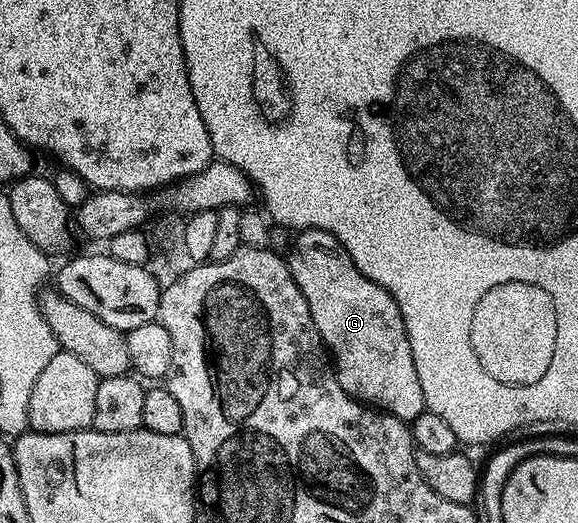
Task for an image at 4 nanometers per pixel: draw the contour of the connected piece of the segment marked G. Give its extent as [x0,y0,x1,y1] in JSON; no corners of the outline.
[288,230,426,424]

